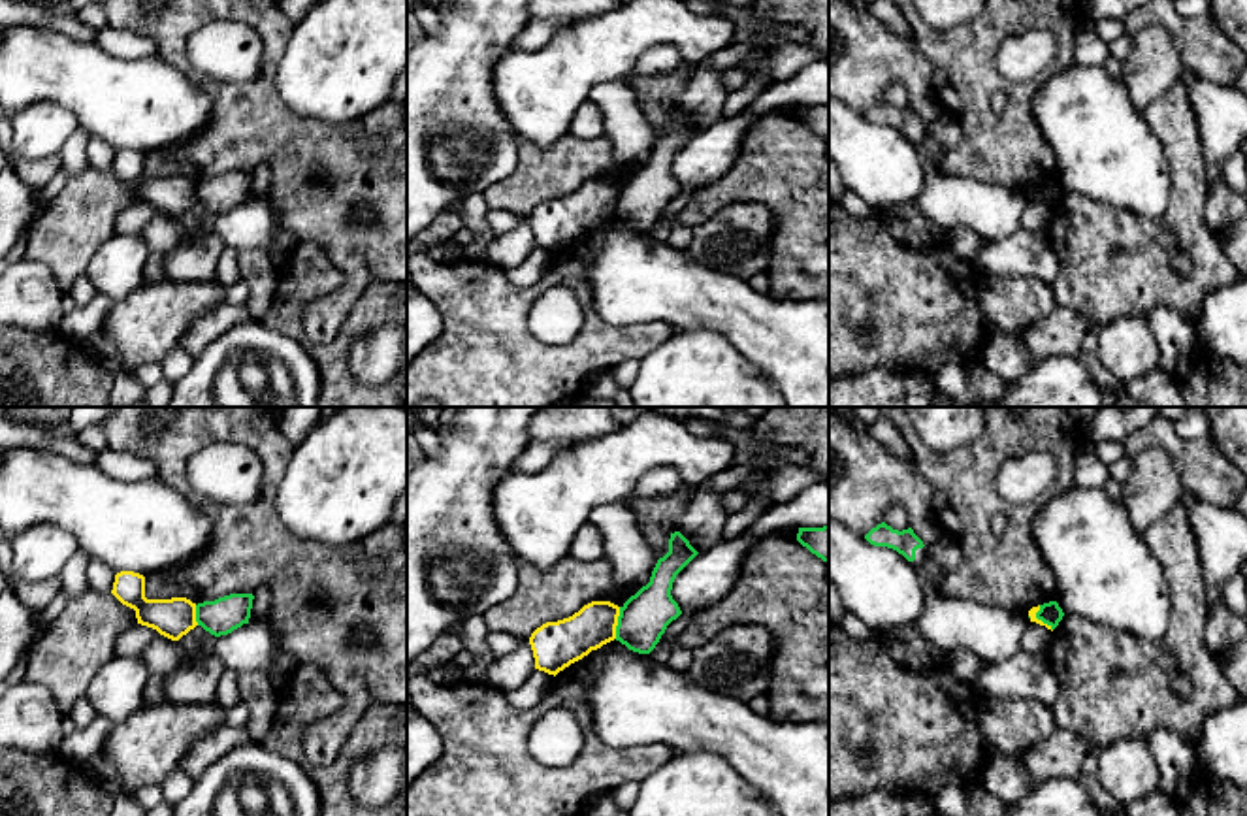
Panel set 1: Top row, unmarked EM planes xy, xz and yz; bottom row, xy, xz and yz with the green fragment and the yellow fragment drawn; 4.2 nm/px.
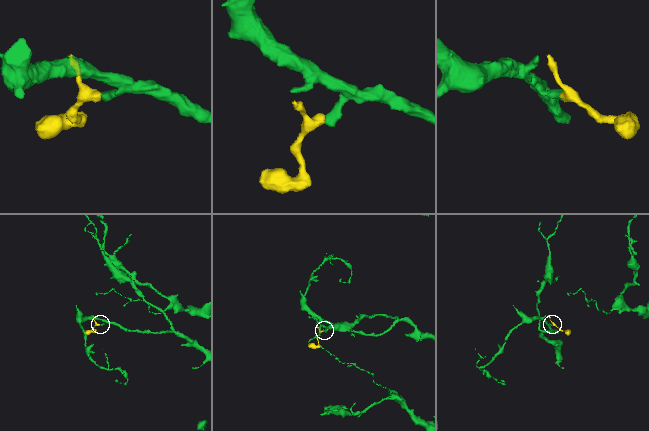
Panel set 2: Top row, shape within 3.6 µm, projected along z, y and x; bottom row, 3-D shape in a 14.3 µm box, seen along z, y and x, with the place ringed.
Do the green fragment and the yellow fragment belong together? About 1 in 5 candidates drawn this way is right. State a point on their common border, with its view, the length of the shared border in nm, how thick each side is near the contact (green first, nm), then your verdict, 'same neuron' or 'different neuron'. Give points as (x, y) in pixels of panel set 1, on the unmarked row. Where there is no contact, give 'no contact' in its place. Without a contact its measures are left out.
meets green in xz at (618, 200); contact 140 nm long; 200 nm thick on the green side, 190 nm on the other; different neuron

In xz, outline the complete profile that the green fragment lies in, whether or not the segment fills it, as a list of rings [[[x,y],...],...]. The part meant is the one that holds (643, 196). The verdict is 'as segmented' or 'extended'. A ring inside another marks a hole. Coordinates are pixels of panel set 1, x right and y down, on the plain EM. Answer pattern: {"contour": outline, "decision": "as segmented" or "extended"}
{"contour": [[[680,109],[671,111],[669,130],[657,138],[650,160],[620,185],[616,219],[639,232],[656,226],[667,204],[682,192],[671,173],[672,160],[697,132]]], "decision": "as segmented"}

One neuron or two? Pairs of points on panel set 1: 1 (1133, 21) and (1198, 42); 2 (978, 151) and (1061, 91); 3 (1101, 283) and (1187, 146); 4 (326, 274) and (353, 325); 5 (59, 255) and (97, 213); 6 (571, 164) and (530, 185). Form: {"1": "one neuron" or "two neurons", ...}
{"1": "one neuron", "2": "two neurons", "3": "one neuron", "4": "one neuron", "5": "one neuron", "6": "one neuron"}

